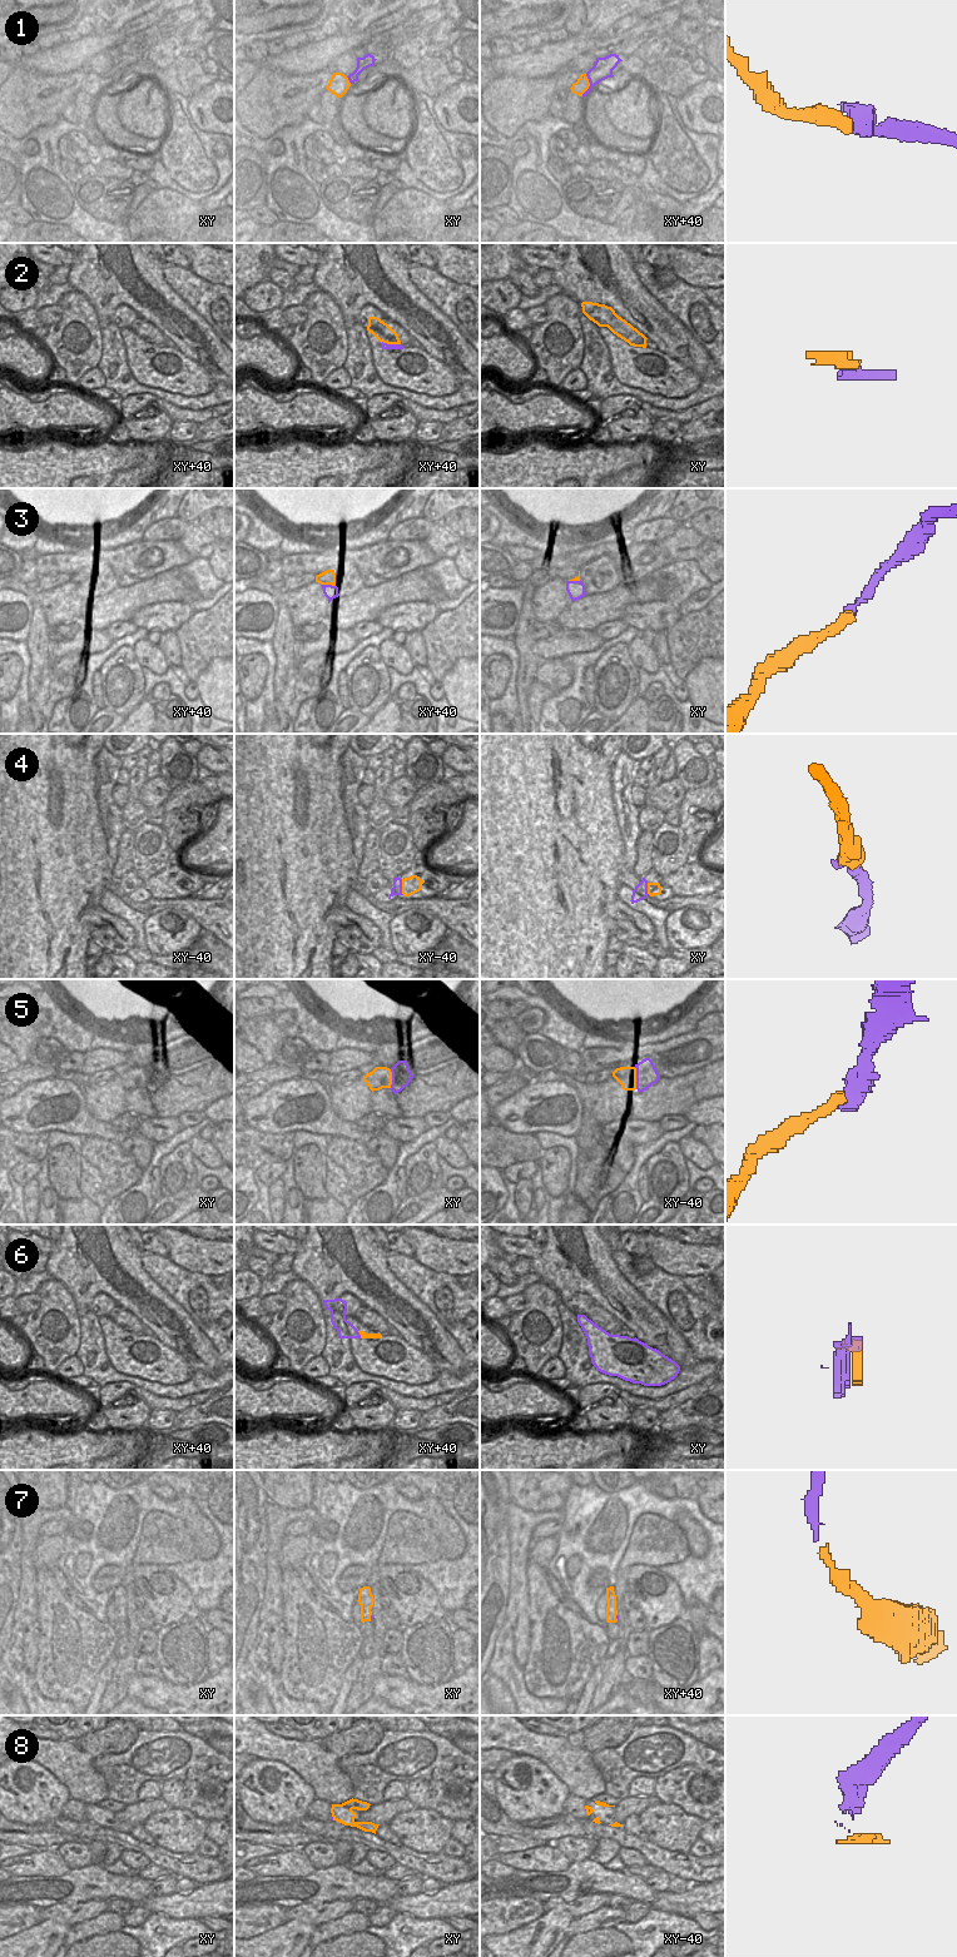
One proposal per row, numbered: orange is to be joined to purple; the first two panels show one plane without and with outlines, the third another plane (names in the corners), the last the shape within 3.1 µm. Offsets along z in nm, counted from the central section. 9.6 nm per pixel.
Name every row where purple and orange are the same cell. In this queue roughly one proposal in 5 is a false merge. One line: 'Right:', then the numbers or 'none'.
Right: 1, 3, 4, 6, 7

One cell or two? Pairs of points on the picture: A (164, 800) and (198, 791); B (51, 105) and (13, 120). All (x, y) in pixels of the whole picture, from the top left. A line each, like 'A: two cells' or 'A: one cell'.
A: one cell
B: one cell

